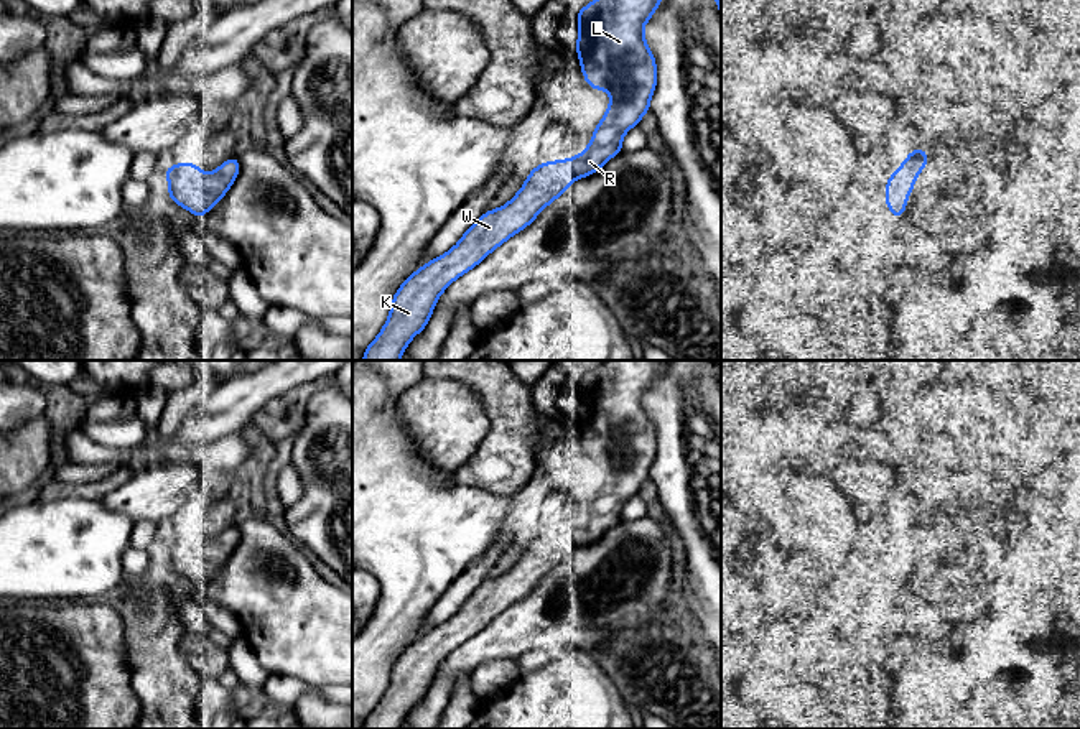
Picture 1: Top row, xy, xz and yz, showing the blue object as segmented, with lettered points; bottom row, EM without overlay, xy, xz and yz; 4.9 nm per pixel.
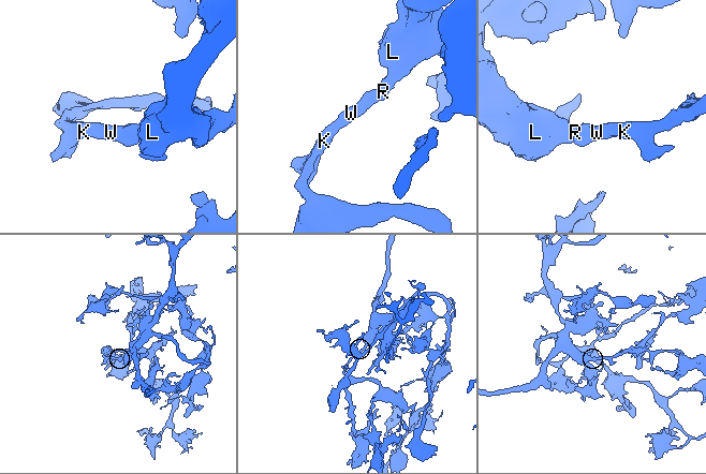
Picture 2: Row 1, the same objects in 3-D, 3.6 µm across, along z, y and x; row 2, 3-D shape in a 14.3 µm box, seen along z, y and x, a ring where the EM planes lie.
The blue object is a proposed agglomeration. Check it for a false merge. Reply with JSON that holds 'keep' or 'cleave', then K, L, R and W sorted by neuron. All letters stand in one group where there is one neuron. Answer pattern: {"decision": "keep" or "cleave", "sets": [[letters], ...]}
{"decision": "keep", "sets": [["K", "L", "R", "W"]]}

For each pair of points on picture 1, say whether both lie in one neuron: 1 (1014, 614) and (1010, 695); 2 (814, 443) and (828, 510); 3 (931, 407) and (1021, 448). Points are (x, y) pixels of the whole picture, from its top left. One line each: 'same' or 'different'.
1: same
2: different
3: same

